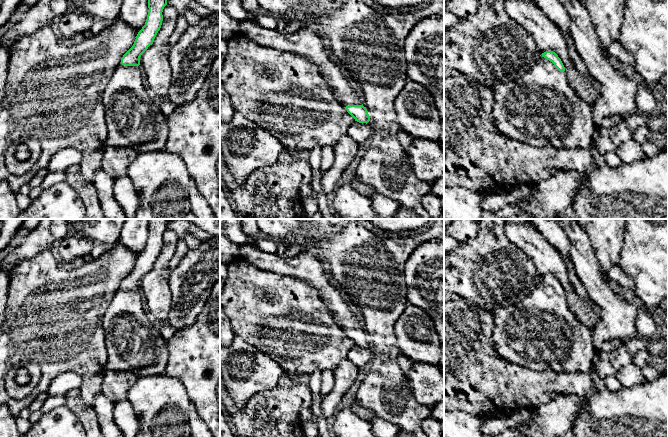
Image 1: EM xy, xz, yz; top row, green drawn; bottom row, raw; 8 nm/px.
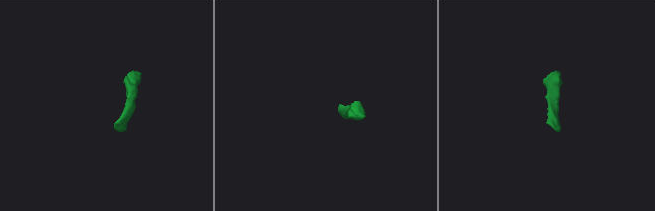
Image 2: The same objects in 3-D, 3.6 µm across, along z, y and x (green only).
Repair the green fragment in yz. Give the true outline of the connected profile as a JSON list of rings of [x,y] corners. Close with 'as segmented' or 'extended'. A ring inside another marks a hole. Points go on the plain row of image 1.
[[[546,275],[521,297],[494,312],[492,341],[496,353],[504,360],[532,369],[543,371],[552,369],[557,373],[589,373],[597,363],[598,352],[593,345],[592,330],[586,327],[574,314],[566,298],[565,291],[553,275]]] | extended

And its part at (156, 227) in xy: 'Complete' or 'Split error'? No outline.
Split error

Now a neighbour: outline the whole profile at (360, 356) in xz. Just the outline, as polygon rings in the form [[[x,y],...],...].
[[[353,346],[348,355],[347,359],[351,361],[359,370],[363,370],[372,358],[371,348]]]

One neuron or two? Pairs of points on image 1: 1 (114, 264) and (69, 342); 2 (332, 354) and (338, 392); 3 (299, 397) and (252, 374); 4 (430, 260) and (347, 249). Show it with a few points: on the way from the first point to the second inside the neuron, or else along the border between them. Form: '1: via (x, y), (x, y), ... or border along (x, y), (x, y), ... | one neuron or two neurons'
1: via (95, 283), (69, 309), (69, 323) | one neuron
2: border along (346, 357), (332, 370) | two neurons
3: border along (284, 374), (273, 387), (257, 392), (254, 395) | two neurons
4: border along (426, 241), (421, 243), (409, 256), (401, 273) | two neurons

